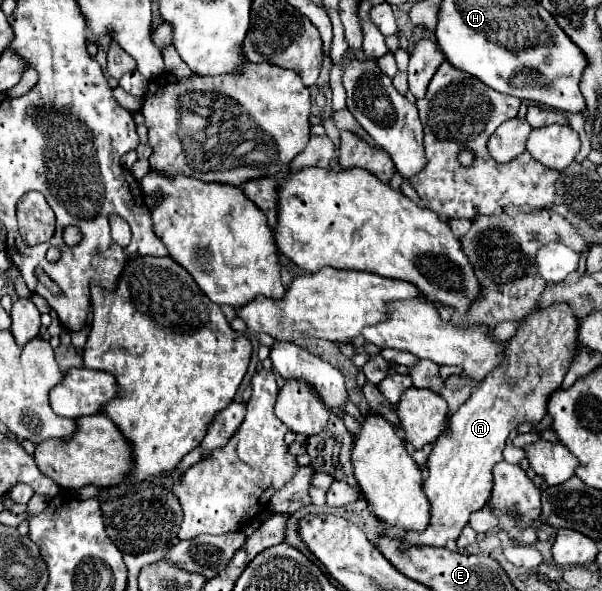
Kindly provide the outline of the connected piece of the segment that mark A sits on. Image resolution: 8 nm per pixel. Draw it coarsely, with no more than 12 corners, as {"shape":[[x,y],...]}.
{"shape":[[536,310],[434,442],[430,526],[446,546],[488,502],[510,432],[546,416],[578,344]]}

